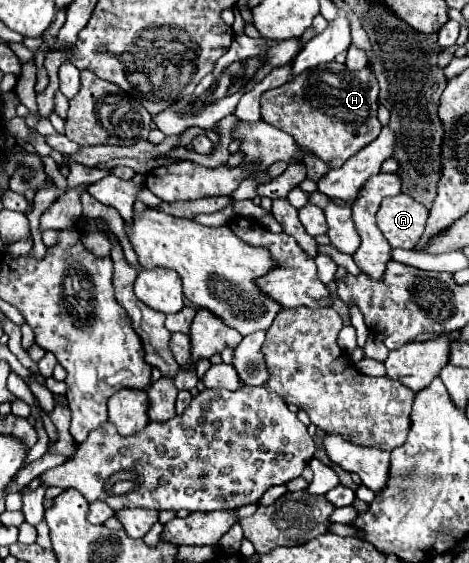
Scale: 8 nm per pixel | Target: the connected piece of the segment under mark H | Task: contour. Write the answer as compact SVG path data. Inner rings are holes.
M328 62L296 76L292 82L262 94L262 120L288 132L318 158L338 168L360 148L378 138L382 124L376 118L378 82L368 68L350 72L344 64Z

